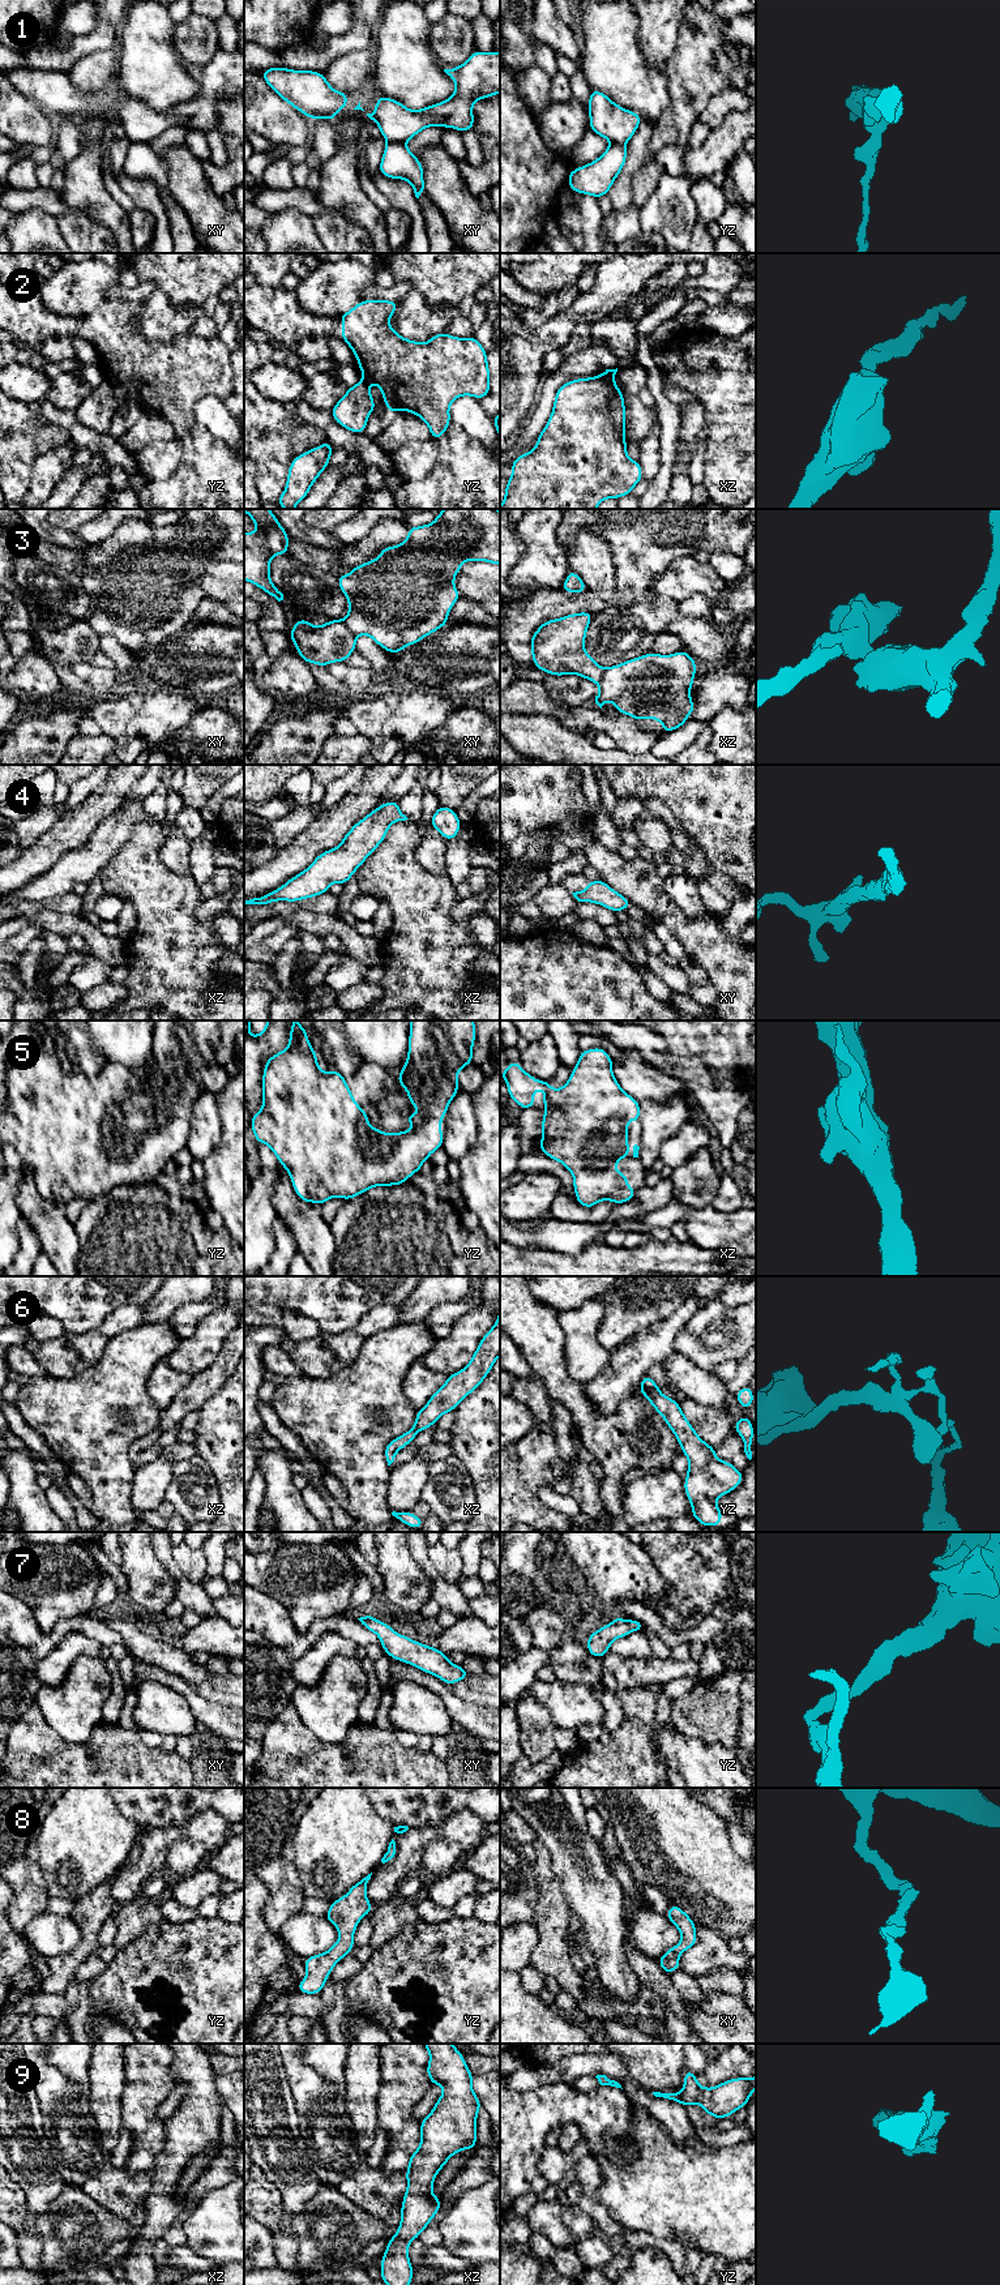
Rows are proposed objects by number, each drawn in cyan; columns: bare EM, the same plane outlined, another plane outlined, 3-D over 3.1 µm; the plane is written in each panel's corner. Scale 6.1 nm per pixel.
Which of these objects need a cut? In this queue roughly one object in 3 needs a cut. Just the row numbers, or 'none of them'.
1, 2, 3, 6

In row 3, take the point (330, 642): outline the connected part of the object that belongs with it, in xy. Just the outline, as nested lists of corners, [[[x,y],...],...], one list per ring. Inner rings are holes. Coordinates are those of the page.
[[[295,620],[290,638],[305,663],[326,667],[334,662],[346,662],[356,649],[356,637],[342,620],[330,620],[315,626],[308,620]]]

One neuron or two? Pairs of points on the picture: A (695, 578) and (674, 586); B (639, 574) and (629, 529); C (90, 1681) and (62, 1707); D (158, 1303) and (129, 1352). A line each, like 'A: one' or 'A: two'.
A: one
B: one
C: one
D: two

